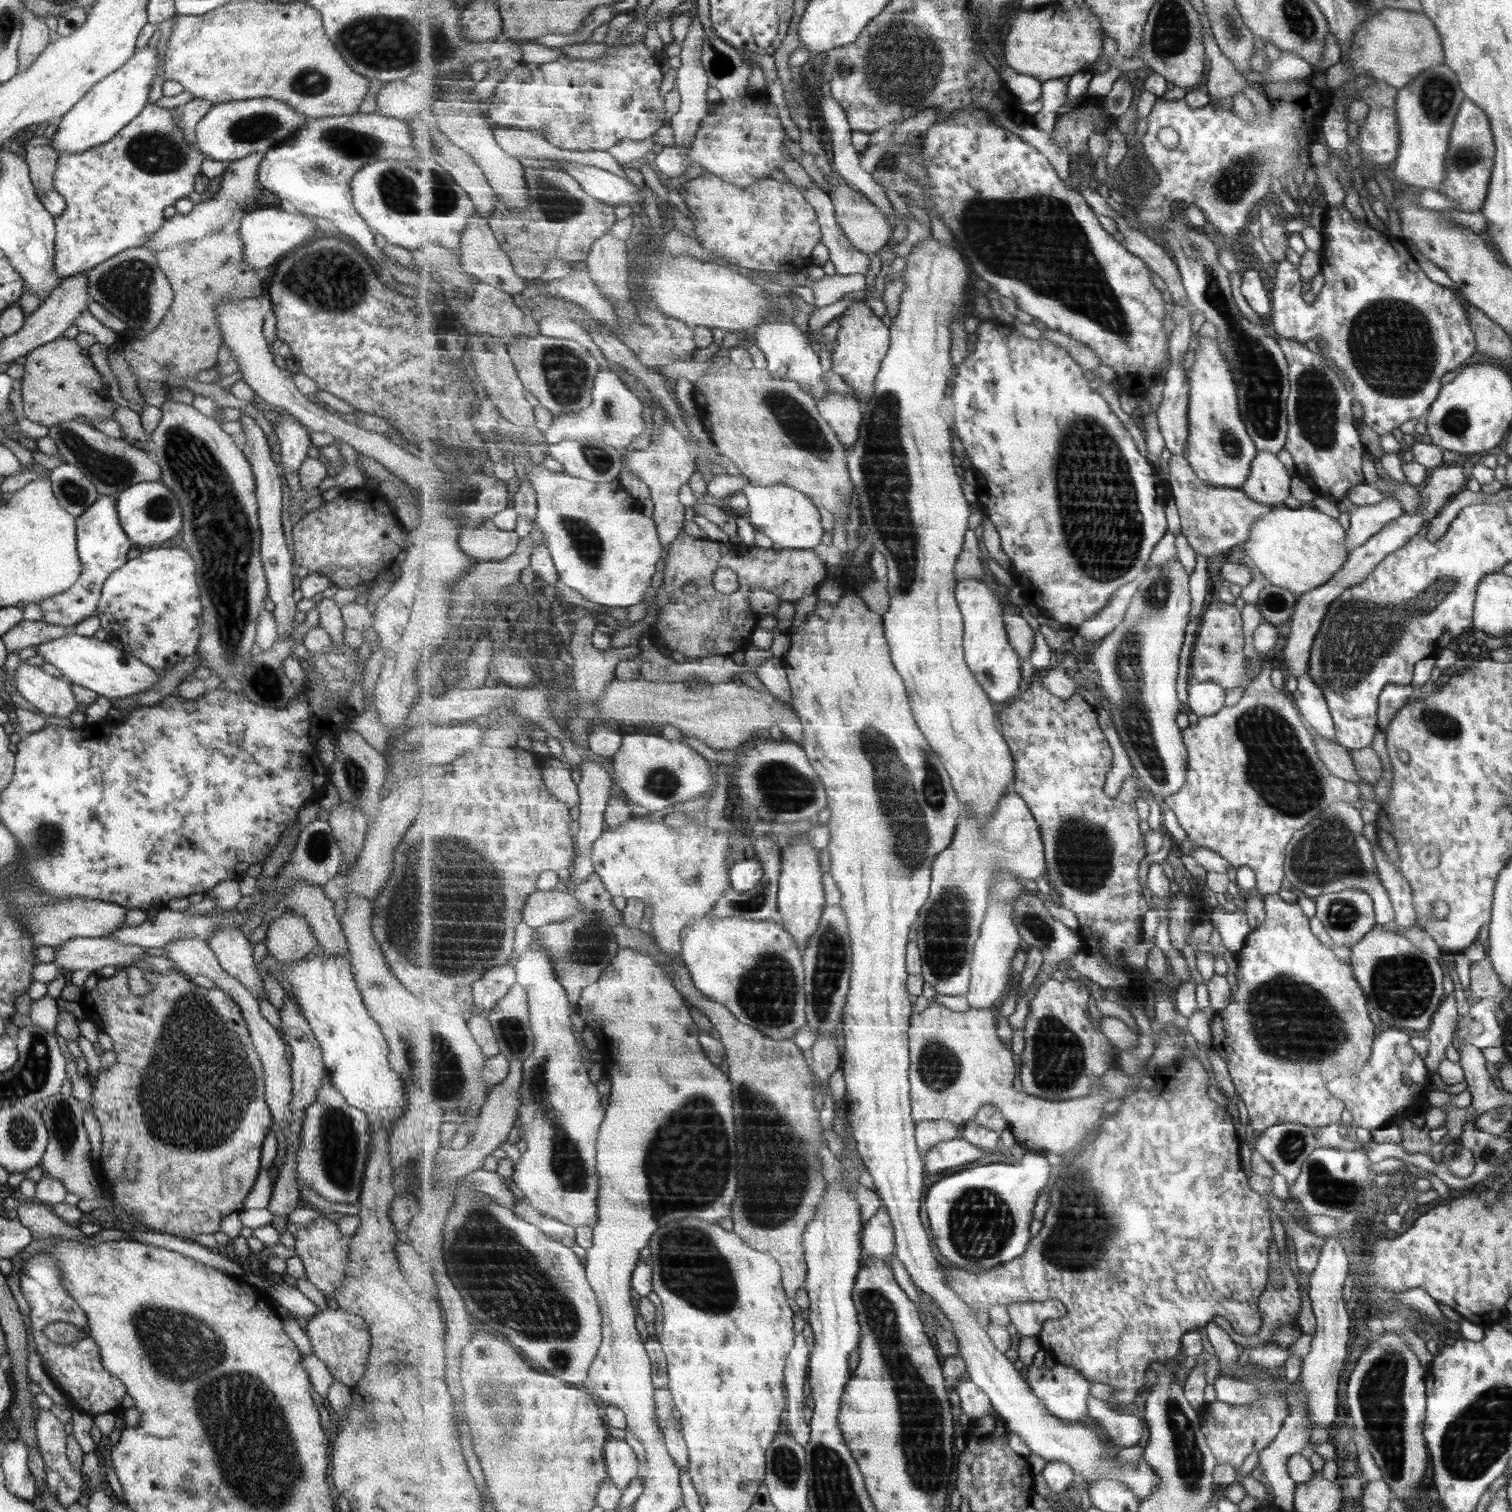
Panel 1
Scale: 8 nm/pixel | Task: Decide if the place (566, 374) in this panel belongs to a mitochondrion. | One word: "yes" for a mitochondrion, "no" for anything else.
yes

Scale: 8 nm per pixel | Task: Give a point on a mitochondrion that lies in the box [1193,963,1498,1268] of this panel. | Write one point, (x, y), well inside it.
(1287, 1020)

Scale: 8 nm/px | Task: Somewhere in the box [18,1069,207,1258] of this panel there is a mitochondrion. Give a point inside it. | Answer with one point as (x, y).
(63, 1119)

